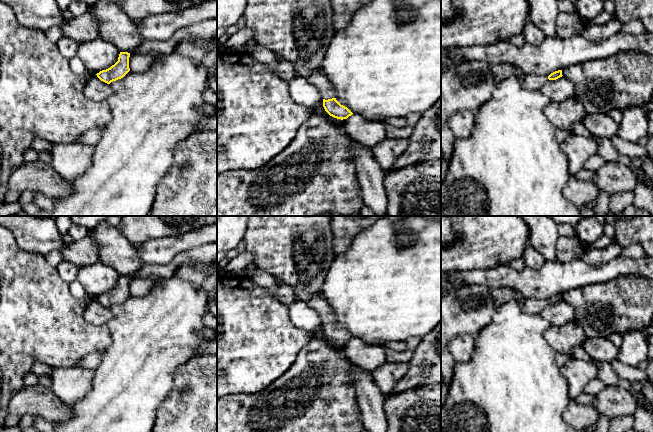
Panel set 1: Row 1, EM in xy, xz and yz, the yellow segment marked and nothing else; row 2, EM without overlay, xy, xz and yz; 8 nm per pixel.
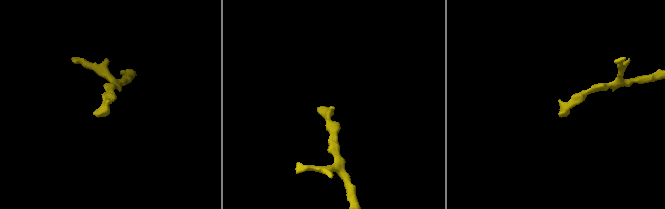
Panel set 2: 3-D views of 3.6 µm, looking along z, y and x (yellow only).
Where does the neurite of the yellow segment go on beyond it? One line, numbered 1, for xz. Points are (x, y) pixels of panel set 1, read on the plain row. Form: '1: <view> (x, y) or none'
1: xz (319, 304)

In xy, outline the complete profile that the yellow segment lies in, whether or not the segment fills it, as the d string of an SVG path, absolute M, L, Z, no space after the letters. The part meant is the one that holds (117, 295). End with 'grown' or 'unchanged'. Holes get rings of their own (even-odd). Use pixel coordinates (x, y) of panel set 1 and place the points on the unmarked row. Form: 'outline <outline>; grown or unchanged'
outline M120 276L118 285L110 292L97 297L97 301L107 308L123 302L130 295L129 281L130 277Z; unchanged

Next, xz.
outline M313 297L307 301L307 304L319 314L323 331L330 340L343 344L353 338L336 324L333 308L324 297Z; grown

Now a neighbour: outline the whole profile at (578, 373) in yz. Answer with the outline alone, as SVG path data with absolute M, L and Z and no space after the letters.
M569 358L560 367L560 372L568 383L570 400L574 400L591 380L598 377L597 367L591 360Z

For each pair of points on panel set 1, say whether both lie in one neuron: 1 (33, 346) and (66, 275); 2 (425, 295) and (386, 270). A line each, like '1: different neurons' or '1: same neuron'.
1: different neurons
2: same neuron

